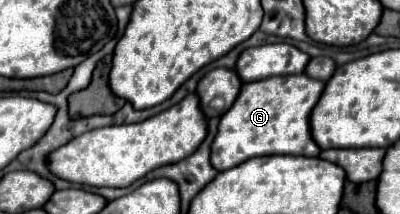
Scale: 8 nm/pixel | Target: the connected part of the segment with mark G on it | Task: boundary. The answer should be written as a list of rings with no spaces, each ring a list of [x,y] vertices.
[[[302,75],[268,77],[244,83],[230,111],[220,119],[218,135],[212,143],[212,165],[218,171],[232,169],[246,159],[260,155],[306,155],[318,157],[322,151],[310,133],[310,113],[324,91],[324,81]]]

